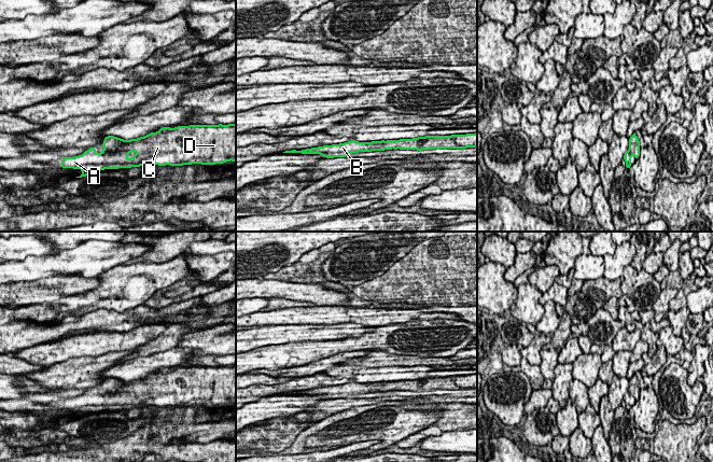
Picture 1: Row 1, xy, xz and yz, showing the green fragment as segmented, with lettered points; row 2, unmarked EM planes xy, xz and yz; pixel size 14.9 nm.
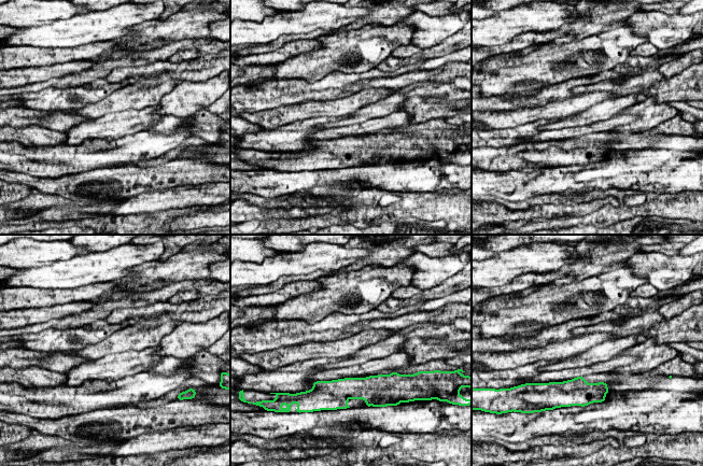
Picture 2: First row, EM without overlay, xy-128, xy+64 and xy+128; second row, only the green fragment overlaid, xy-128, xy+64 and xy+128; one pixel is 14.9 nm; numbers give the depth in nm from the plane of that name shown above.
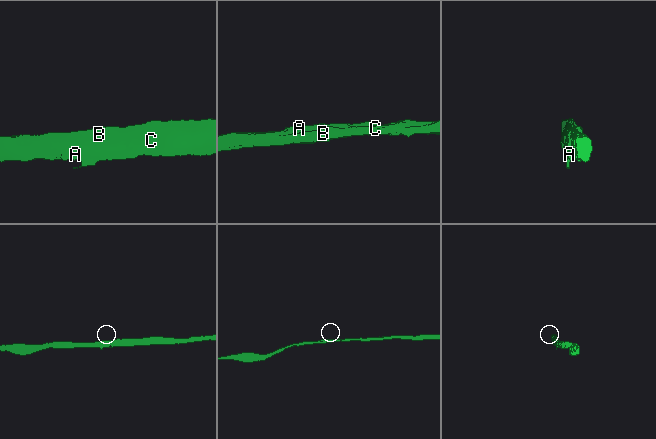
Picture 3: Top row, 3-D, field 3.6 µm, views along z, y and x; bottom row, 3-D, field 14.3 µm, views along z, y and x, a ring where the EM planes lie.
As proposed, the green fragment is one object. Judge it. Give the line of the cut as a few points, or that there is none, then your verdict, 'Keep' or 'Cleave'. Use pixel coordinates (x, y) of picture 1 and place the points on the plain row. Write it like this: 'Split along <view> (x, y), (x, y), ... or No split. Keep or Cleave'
No split. Keep

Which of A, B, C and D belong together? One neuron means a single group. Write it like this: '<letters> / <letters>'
A B C D

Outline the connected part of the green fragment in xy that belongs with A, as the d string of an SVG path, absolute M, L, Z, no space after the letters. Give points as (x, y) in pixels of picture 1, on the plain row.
M236 365L162 368L157 374L130 381L108 377L102 384L102 393L95 395L93 388L83 396L64 398L60 408L80 409L82 416L76 419L82 419L98 411L146 405L183 407L236 403Z

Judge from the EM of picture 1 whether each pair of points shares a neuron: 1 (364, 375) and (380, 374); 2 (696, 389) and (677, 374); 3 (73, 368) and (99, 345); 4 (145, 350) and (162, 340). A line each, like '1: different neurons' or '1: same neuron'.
1: same neuron
2: same neuron
3: different neurons
4: same neuron

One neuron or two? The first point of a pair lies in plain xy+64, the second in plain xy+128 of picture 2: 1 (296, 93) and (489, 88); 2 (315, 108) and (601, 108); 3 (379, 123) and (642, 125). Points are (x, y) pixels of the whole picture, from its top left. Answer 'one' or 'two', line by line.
1: two
2: two
3: two

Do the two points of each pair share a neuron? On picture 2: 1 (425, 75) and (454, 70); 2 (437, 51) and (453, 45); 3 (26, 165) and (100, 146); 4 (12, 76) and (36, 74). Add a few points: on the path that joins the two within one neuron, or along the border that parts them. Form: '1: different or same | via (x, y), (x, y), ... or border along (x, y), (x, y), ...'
1: same | via (433, 74), (447, 72)
2: same | via (441, 48), (449, 45)
3: same | via (44, 163), (82, 157)
4: same | via (17, 76), (30, 75)

